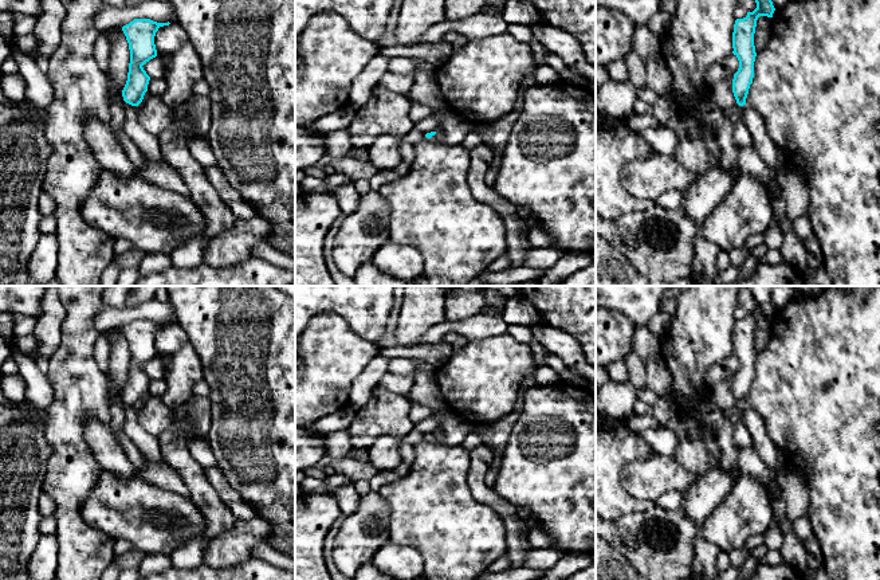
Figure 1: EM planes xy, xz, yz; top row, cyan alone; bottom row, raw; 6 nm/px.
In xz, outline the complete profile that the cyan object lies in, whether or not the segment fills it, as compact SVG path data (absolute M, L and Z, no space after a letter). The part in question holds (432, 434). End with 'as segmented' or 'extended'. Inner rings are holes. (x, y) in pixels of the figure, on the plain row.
M451 408L440 423L437 432L427 434L431 442L439 442L448 446L461 444L467 434L474 430L475 424L455 414Z; extended

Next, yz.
M747 286L757 303L753 313L747 313L743 320L736 320L732 333L732 354L739 361L739 369L734 375L732 393L736 404L740 407L740 419L750 431L753 438L753 448L759 458L774 471L786 467L786 459L781 451L770 442L769 432L763 419L746 404L750 385L754 379L755 346L754 334L759 317L773 318L775 311L771 298L775 286Z; extended

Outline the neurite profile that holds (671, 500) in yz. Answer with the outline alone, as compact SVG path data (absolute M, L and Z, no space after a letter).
M671 490L660 495L653 505L660 506L663 509L673 510L680 508L683 493Z

